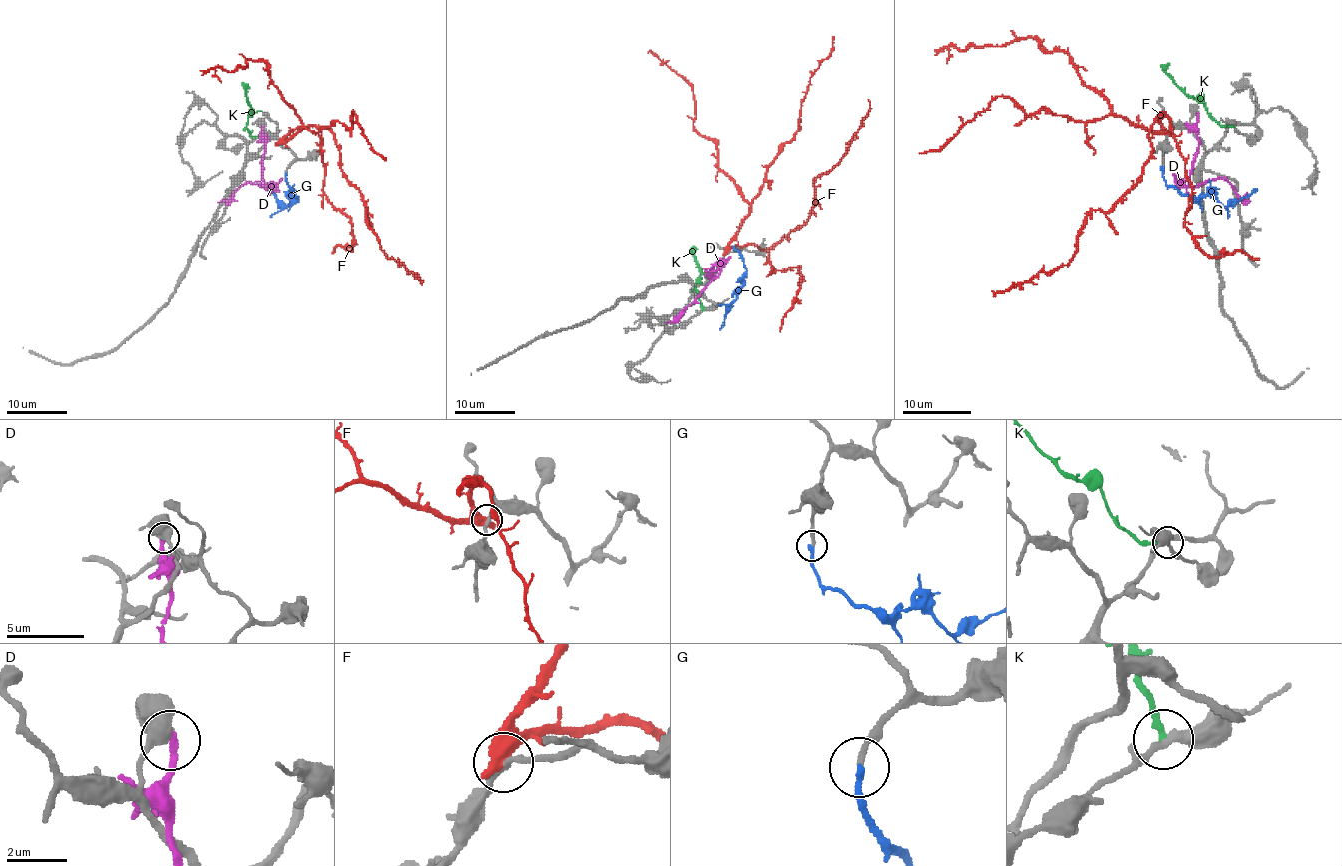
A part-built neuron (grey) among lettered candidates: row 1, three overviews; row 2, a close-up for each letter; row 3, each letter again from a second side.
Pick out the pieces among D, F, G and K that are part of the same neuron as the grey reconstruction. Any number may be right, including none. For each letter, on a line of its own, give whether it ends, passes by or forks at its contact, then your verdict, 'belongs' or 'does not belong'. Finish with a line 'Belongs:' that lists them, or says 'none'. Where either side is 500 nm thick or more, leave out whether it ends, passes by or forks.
D: does not belong
F: does not belong
G: it ends there; belongs
K: it ends there; does not belong
Belongs: G

